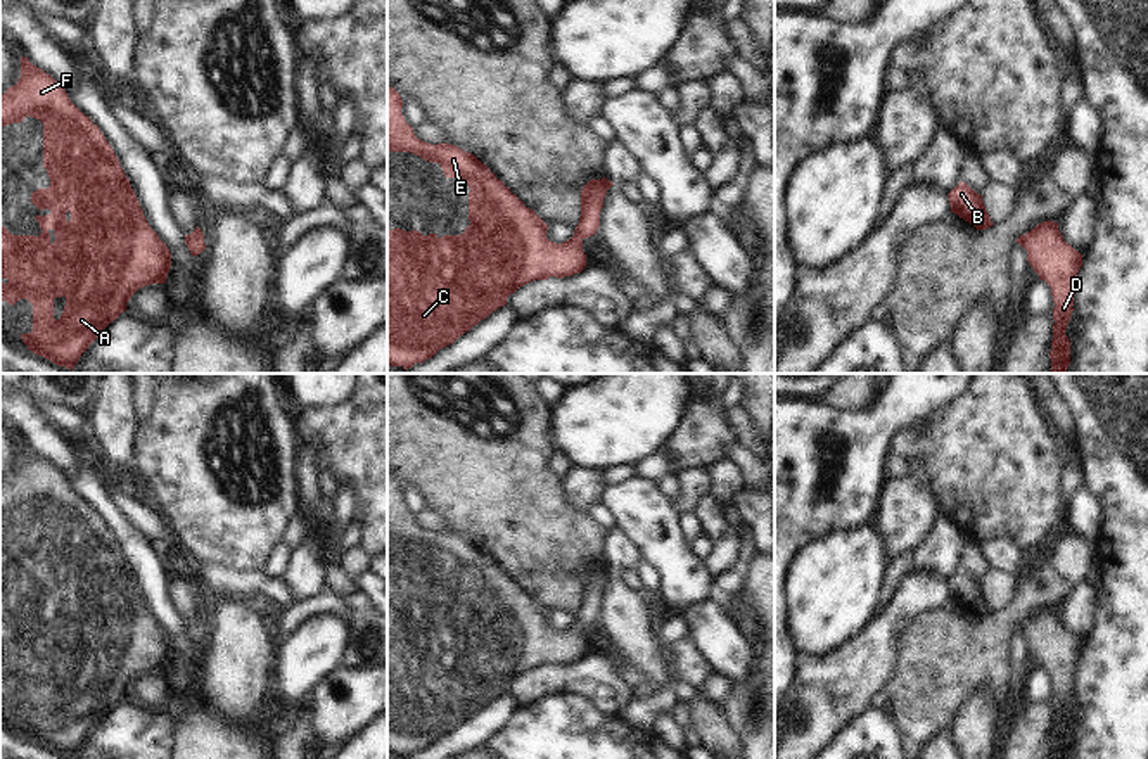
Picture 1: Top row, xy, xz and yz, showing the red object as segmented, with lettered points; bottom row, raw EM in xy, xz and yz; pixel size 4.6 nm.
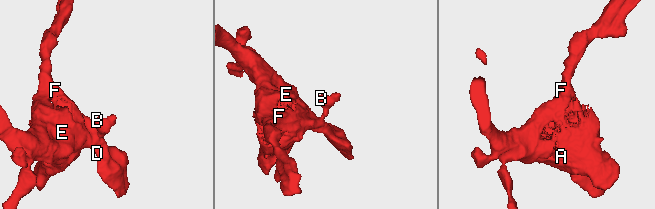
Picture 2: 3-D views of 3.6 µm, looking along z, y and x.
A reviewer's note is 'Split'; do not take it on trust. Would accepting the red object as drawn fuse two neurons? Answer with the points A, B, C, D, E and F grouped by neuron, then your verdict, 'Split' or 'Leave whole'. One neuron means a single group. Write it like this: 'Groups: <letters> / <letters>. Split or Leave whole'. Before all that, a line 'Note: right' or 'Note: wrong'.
Note: wrong
Groups: A B C D E F. Leave whole

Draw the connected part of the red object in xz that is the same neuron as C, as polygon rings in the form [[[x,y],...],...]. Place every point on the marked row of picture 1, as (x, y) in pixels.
[[[387,85],[387,150],[411,152],[437,163],[446,178],[469,183],[470,225],[462,235],[422,235],[417,230],[387,230],[387,365],[411,368],[453,344],[481,320],[507,304],[507,297],[533,280],[564,278],[586,266],[583,240],[600,226],[607,190],[605,176],[590,180],[581,190],[581,216],[574,235],[555,244],[546,239],[548,225],[474,154],[451,144],[427,144],[415,137],[401,114],[401,95]]]

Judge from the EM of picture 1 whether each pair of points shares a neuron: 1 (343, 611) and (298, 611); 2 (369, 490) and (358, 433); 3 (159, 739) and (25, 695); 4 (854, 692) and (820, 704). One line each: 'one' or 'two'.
1: one
2: one
3: two
4: one

